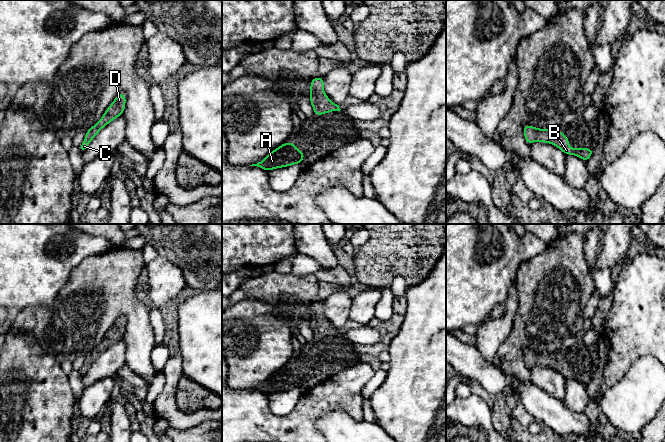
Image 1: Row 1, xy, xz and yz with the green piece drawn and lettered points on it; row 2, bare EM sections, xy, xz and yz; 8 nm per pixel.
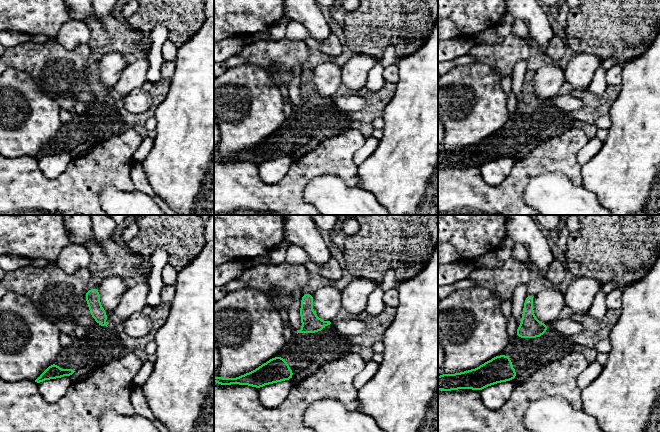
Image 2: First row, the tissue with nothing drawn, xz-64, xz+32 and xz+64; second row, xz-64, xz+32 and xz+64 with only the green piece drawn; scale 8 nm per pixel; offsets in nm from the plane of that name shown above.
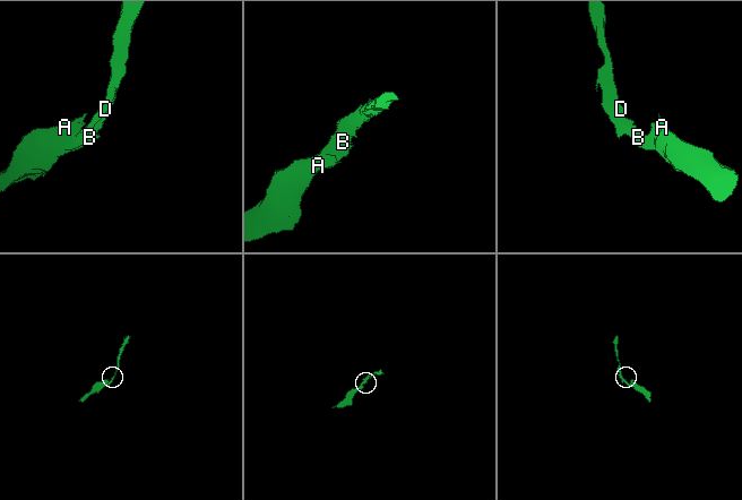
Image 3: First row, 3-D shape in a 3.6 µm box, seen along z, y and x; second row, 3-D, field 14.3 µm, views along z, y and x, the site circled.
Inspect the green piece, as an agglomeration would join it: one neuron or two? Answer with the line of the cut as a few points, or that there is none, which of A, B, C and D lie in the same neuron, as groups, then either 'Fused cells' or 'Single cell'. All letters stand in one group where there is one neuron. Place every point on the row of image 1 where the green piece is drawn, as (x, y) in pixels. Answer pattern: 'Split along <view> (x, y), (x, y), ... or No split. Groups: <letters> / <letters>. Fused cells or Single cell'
No split. Groups: A B C D. Single cell

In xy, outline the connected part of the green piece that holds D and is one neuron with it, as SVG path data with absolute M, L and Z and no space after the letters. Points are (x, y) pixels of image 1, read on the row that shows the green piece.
M118 93L114 101L106 109L101 119L94 124L86 133L81 149L84 150L92 142L93 138L100 132L102 128L112 122L115 118L123 115L126 105L126 95Z

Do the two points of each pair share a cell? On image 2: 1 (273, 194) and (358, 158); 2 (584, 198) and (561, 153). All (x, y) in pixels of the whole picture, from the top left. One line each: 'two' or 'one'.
1: two
2: two

